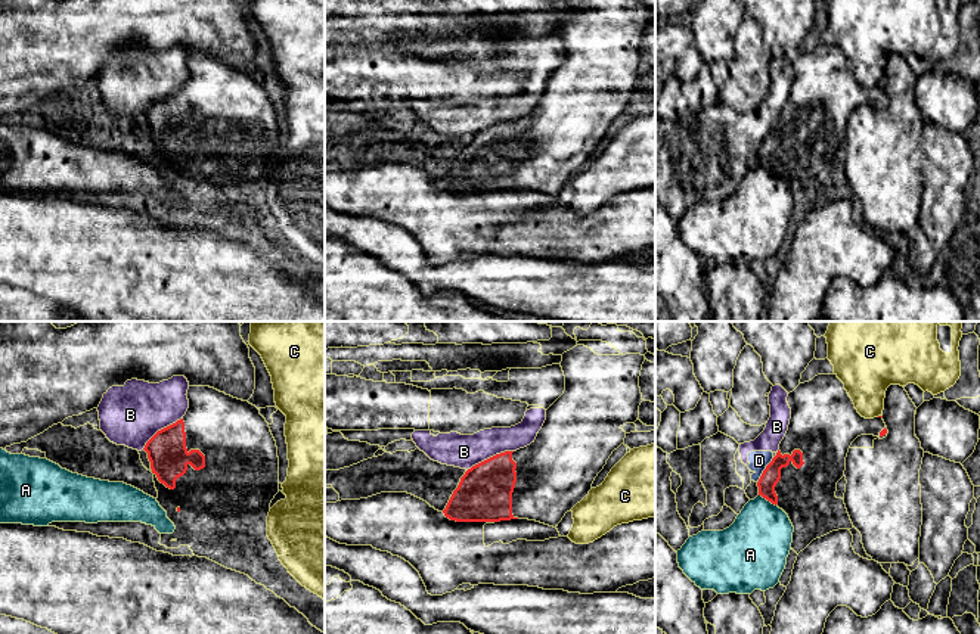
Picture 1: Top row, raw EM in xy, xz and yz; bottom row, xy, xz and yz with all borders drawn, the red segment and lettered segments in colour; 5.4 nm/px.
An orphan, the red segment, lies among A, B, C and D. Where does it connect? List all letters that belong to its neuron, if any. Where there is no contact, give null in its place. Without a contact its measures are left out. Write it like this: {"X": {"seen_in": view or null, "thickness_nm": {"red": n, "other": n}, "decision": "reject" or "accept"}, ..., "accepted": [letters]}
{"A": {"seen_in": "yz", "thickness_nm": {"red": 100, "other": 360}, "decision": "reject"}, "B": {"seen_in": "xz", "thickness_nm": {"red": 300, "other": 180}, "decision": "reject"}, "C": {"seen_in": "yz", "thickness_nm": {"red": 20, "other": 280}, "decision": "reject"}, "D": {"seen_in": "yz", "thickness_nm": {"red": 100, "other": 100}, "decision": "reject"}, "accepted": []}

